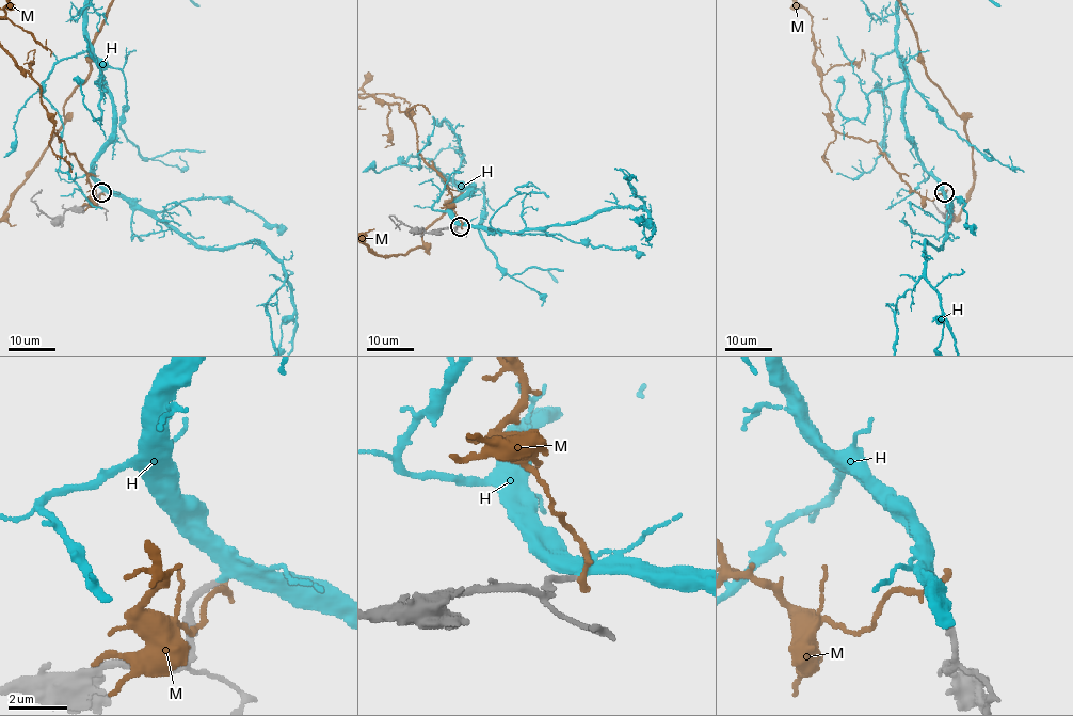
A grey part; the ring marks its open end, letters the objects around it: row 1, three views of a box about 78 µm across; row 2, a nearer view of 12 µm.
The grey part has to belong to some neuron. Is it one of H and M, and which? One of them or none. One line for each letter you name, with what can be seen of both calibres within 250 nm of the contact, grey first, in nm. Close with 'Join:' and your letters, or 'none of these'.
H: 220 nm thick on the grey side, 420 nm on the other
Join: H

